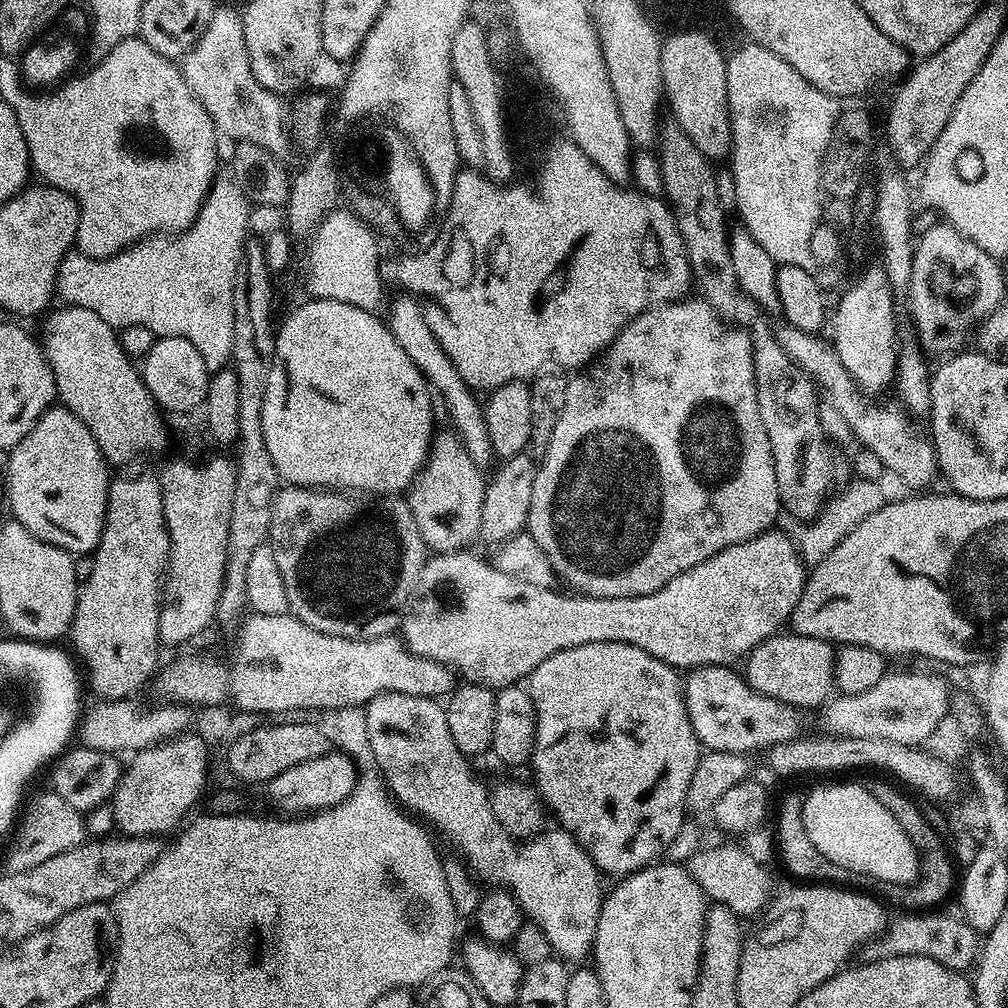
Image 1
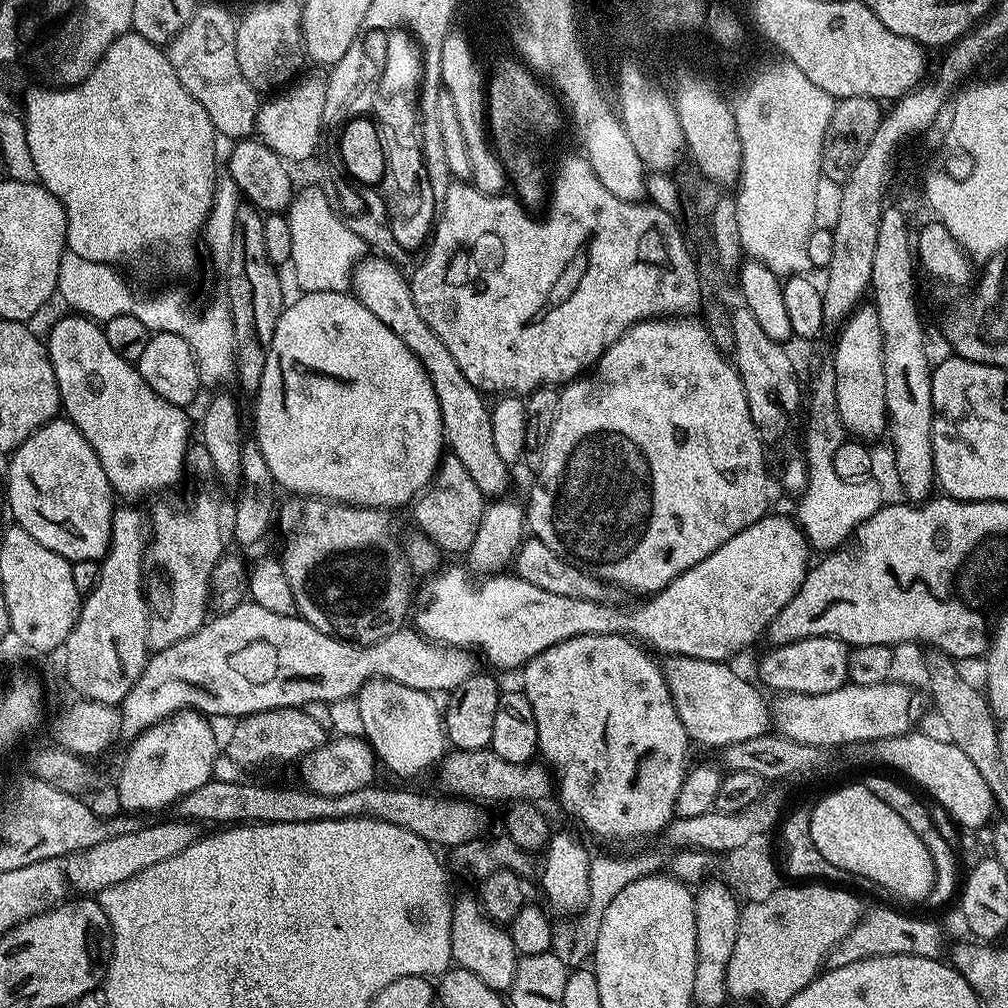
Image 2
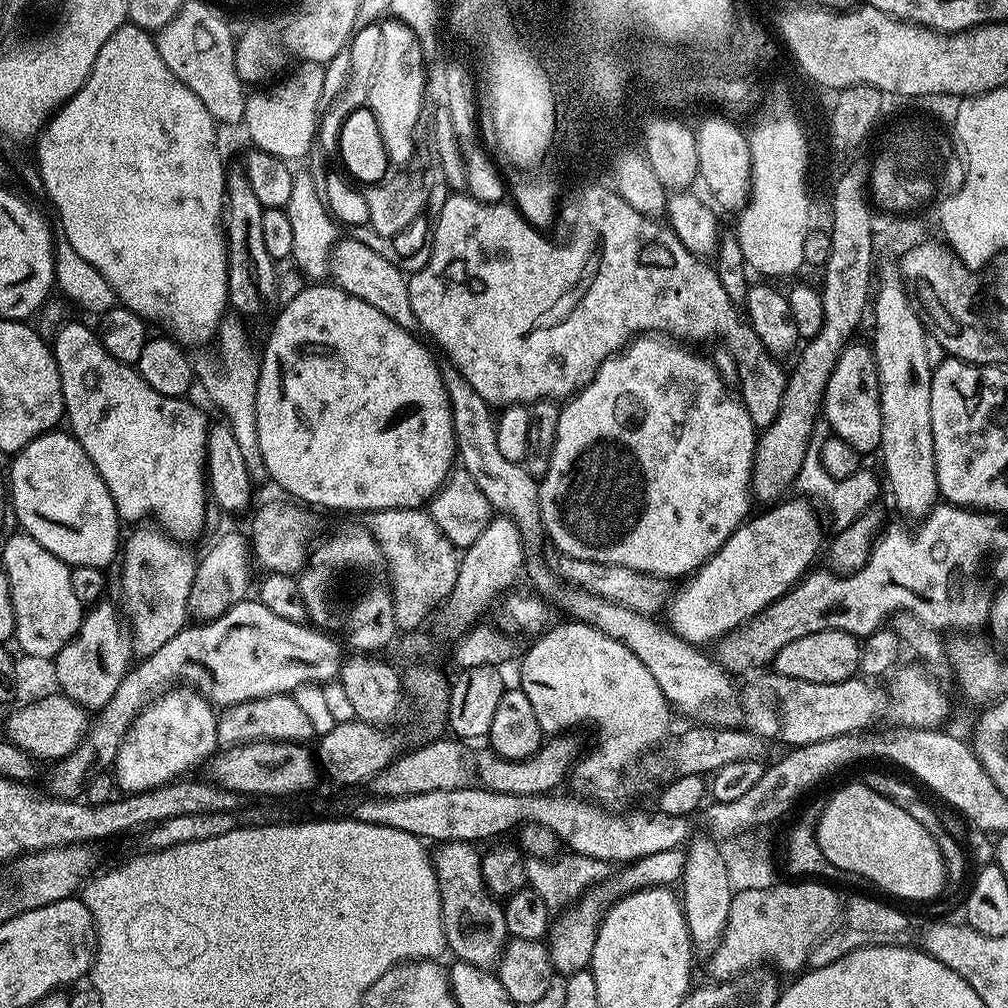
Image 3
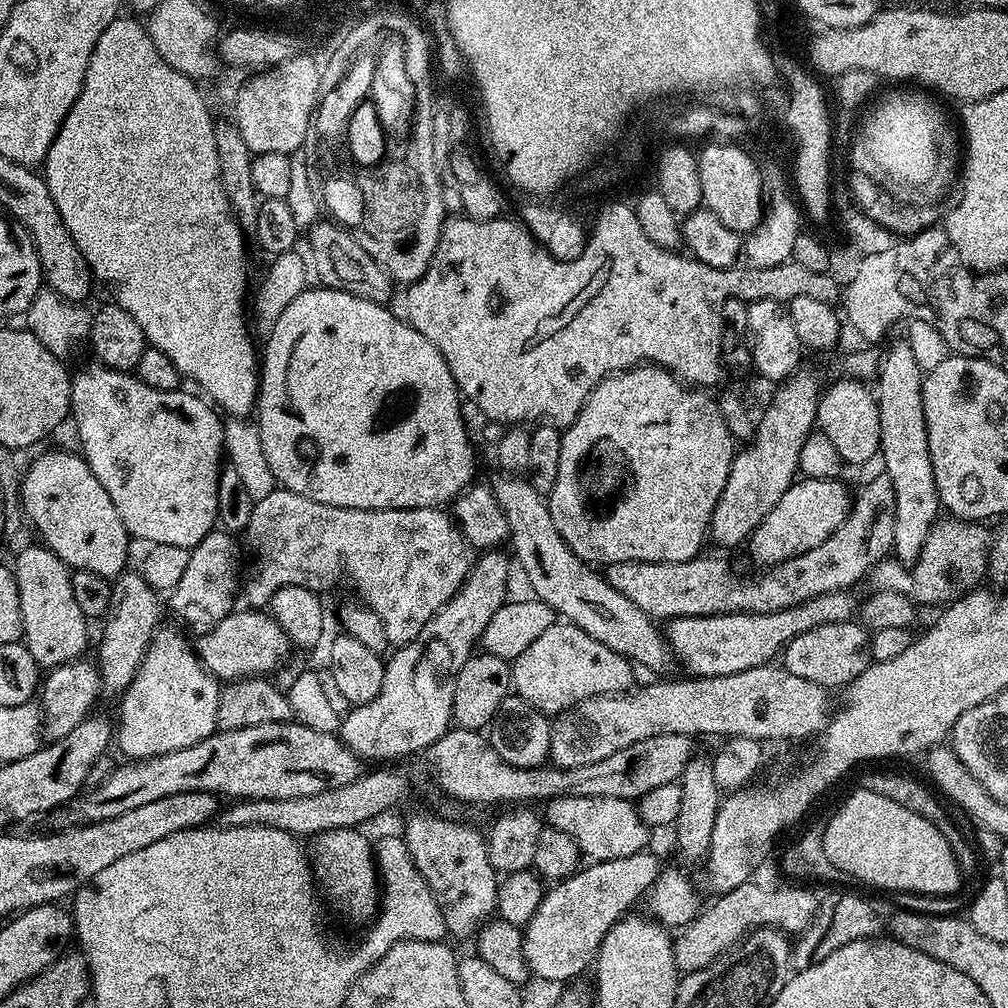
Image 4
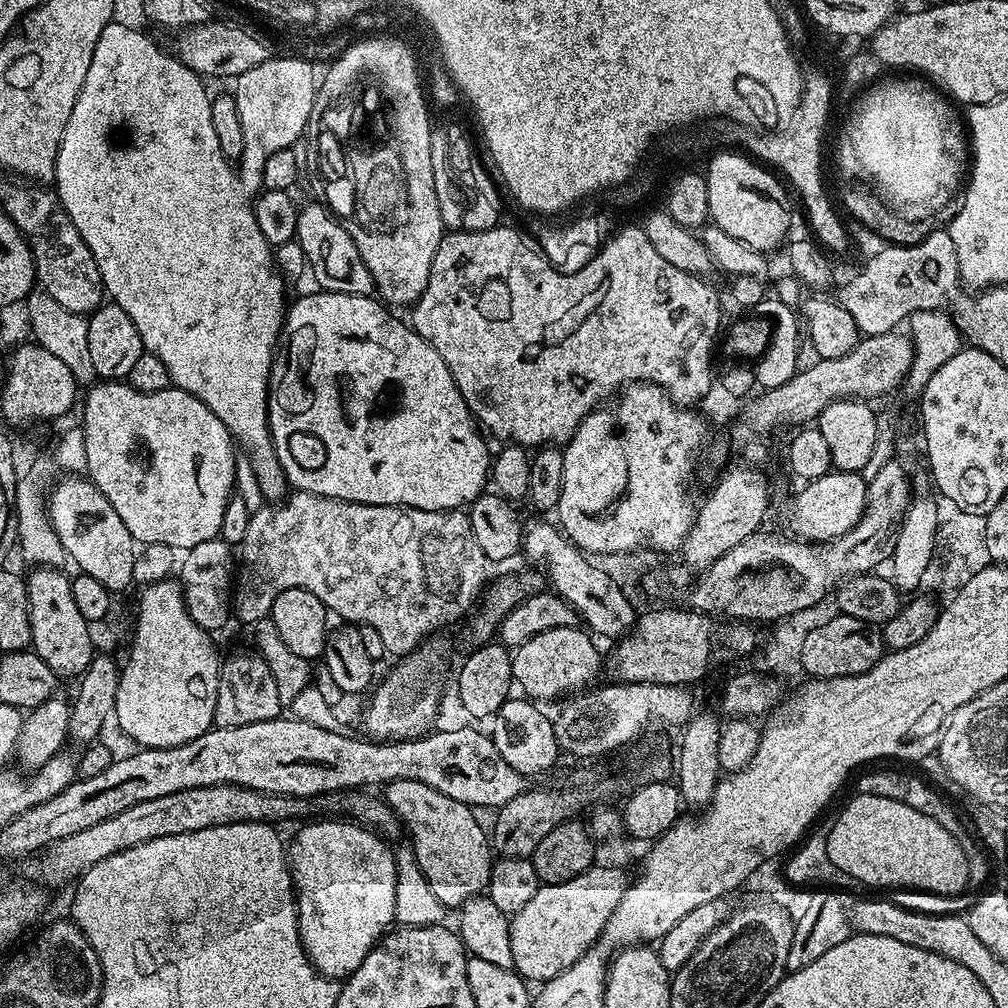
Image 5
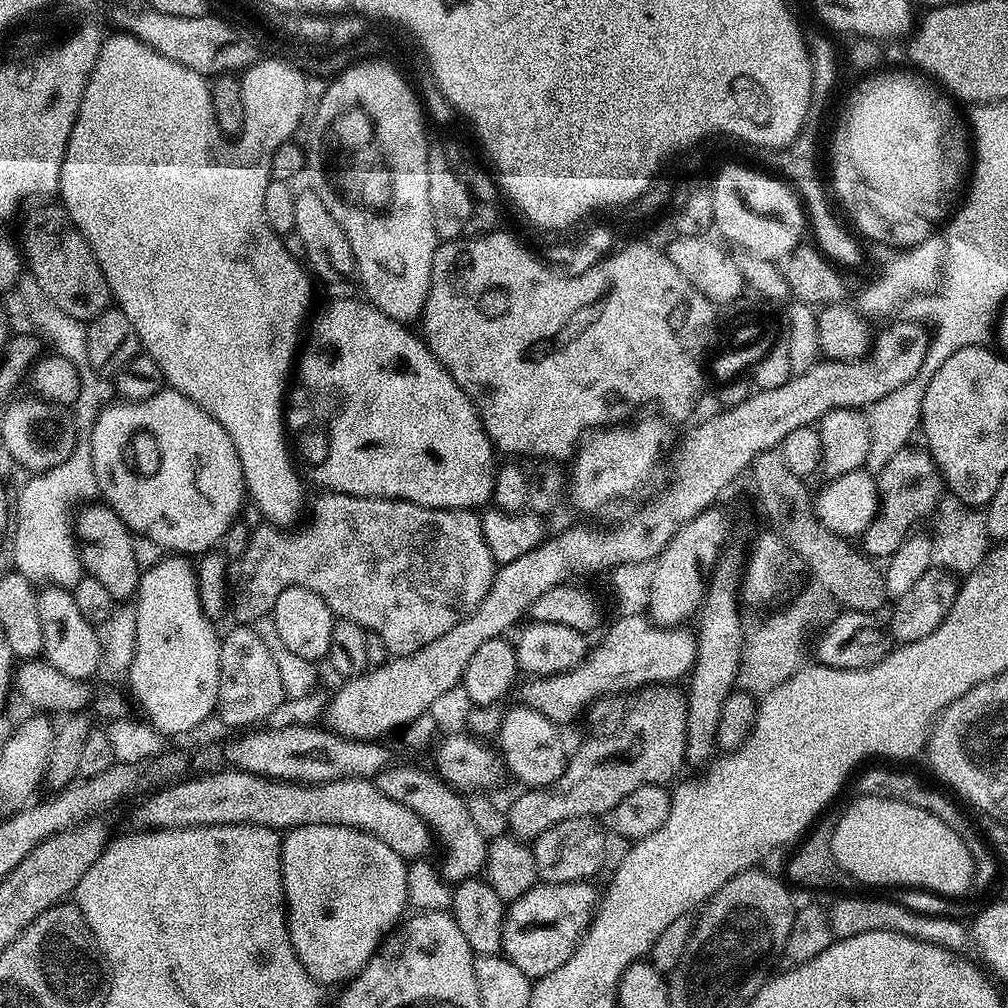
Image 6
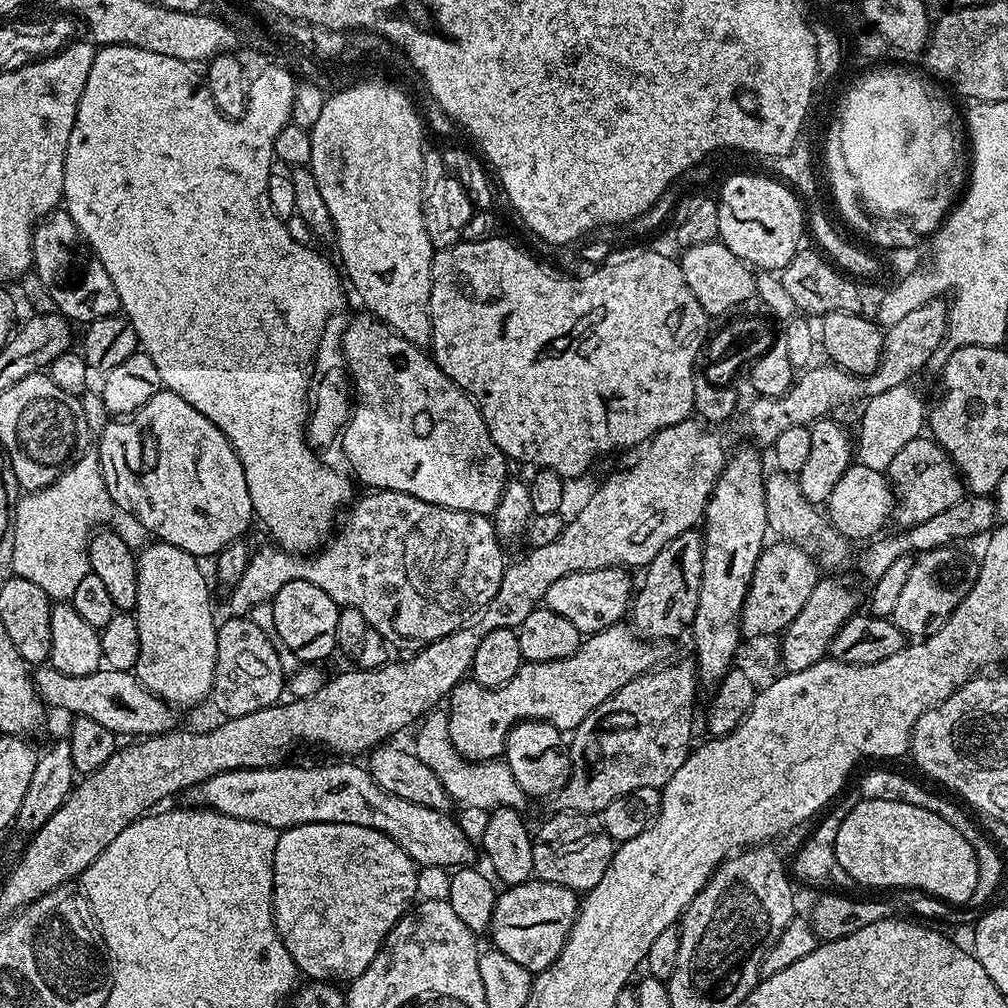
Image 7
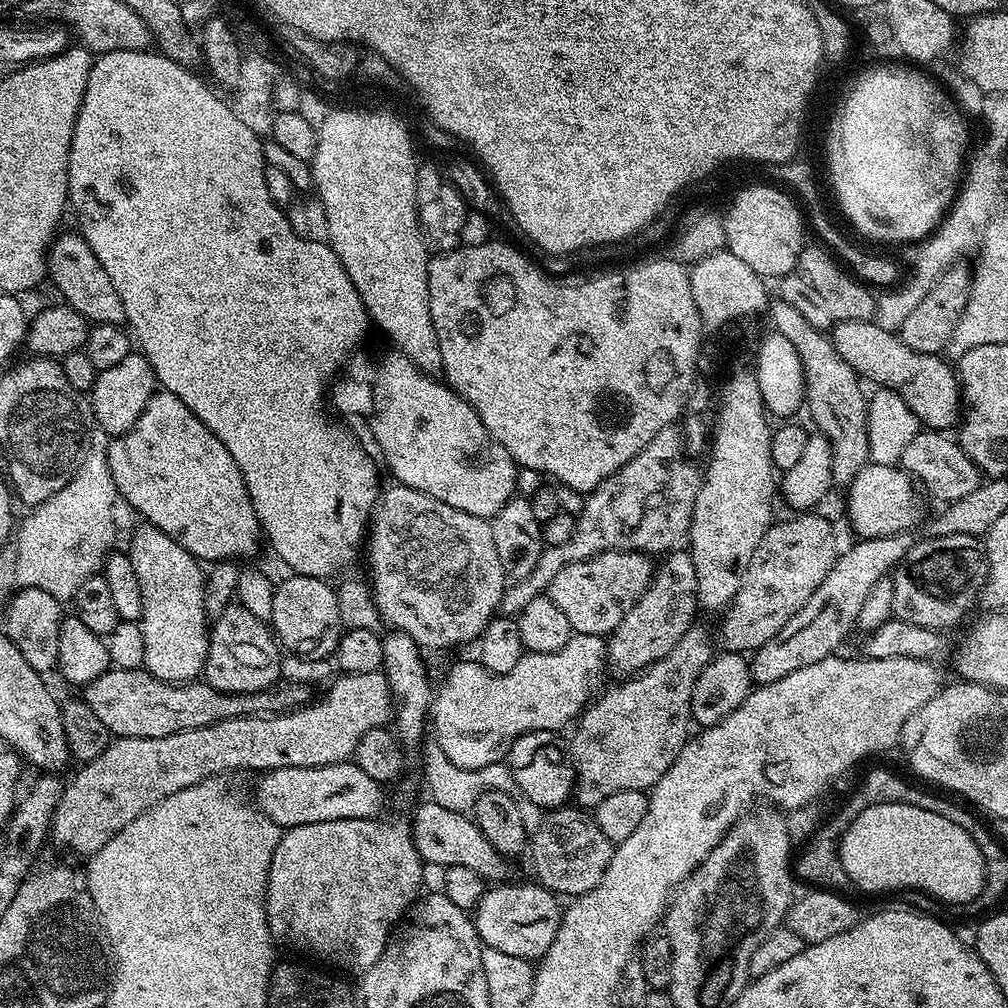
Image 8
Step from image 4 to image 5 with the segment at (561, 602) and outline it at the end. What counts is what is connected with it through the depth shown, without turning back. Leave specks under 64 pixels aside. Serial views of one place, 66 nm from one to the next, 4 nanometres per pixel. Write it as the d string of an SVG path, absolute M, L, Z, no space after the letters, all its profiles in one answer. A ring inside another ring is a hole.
M529 519L524 525L523 555L528 555L529 562L541 568L539 571L546 580L548 575L548 580L552 583L549 584L551 591L561 596L576 611L577 617L583 621L589 633L597 637L623 637L635 624L638 615L637 609L632 609L632 604L628 601L629 593L624 592L618 582L614 582L609 575L588 566L585 553L581 552L551 519L536 519L540 520Z

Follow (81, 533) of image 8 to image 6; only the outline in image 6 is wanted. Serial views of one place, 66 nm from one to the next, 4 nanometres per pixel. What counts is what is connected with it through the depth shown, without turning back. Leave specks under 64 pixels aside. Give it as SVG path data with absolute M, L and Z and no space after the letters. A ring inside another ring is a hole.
M76 430L76 446L70 454L70 458L66 458L65 462L59 463L58 466L52 467L46 472L35 473L28 478L28 482L21 488L18 498L14 500L14 511L12 517L16 524L16 537L14 539L14 552L13 552L13 567L15 571L20 572L27 580L35 584L44 586L51 586L57 588L66 588L71 590L74 585L79 582L83 576L83 565L80 562L79 545L75 540L74 535L74 511L78 505L93 501L99 495L99 488L97 486L97 479L94 477L93 472L93 444L92 441L82 441L82 430Z

